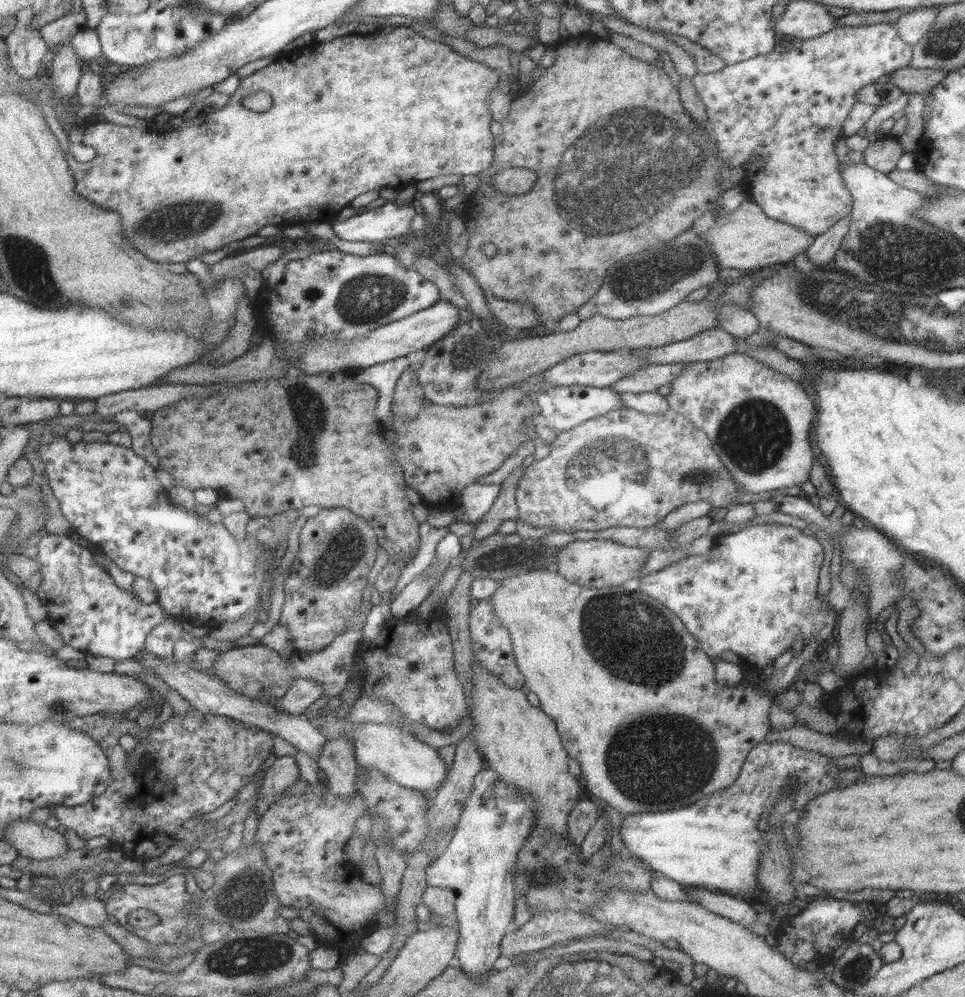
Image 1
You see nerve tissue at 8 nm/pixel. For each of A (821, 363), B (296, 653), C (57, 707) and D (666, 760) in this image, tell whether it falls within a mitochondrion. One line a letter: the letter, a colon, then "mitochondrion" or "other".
A: other
B: other
C: mitochondrion
D: mitochondrion

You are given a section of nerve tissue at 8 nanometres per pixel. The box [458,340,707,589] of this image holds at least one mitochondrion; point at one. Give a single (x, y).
(612, 470)

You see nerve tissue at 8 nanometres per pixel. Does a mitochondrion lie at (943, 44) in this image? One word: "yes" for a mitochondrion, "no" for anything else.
yes

